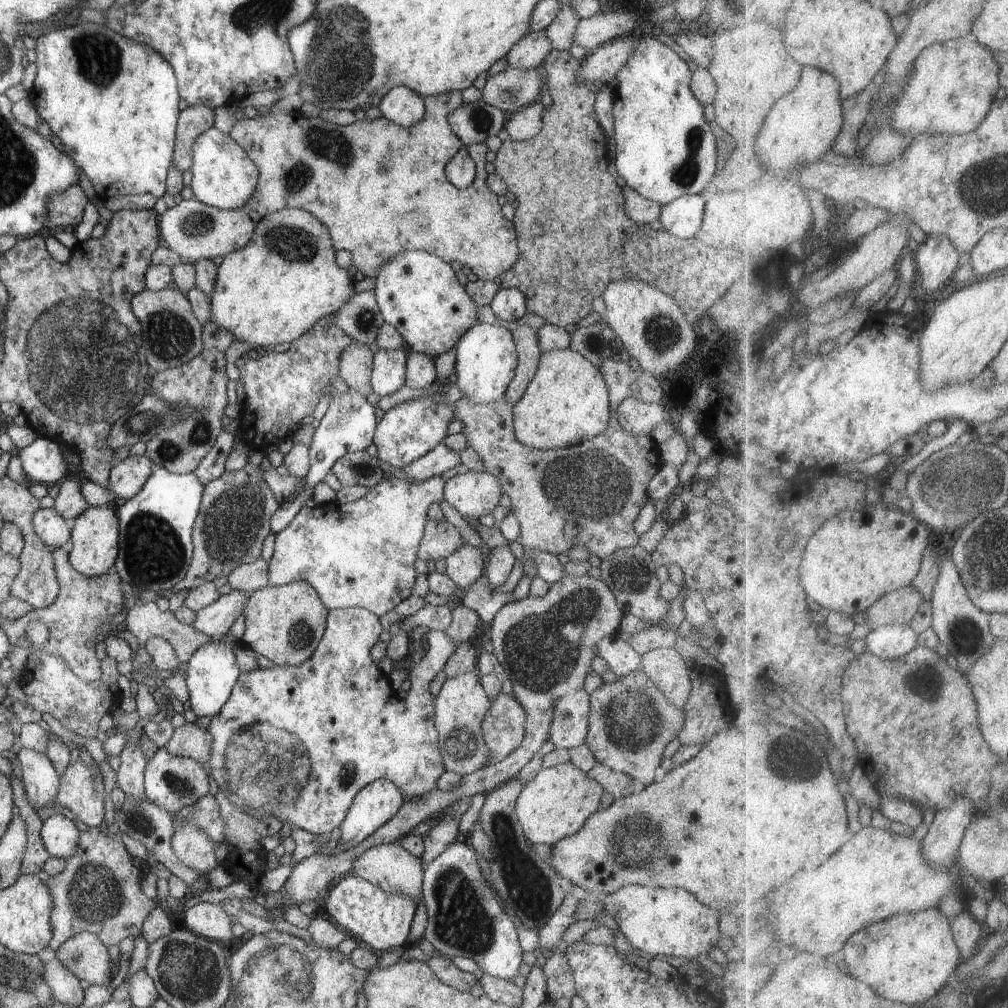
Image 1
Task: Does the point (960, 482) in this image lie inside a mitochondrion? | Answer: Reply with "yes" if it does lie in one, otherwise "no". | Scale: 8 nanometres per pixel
yes

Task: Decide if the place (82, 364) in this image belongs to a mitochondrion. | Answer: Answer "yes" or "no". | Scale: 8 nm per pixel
yes

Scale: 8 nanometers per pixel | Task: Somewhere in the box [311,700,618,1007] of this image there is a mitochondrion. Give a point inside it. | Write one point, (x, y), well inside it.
(460, 921)

